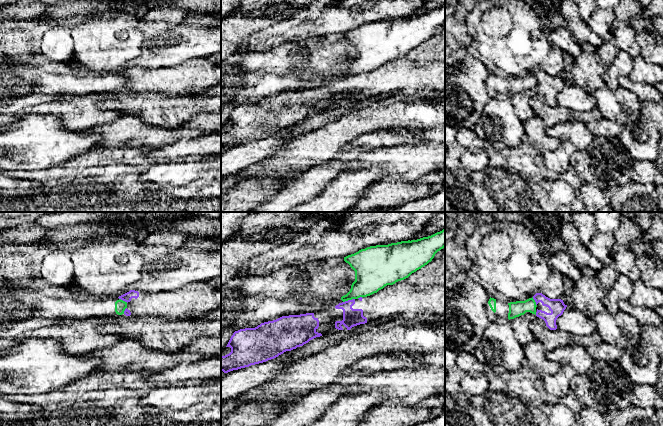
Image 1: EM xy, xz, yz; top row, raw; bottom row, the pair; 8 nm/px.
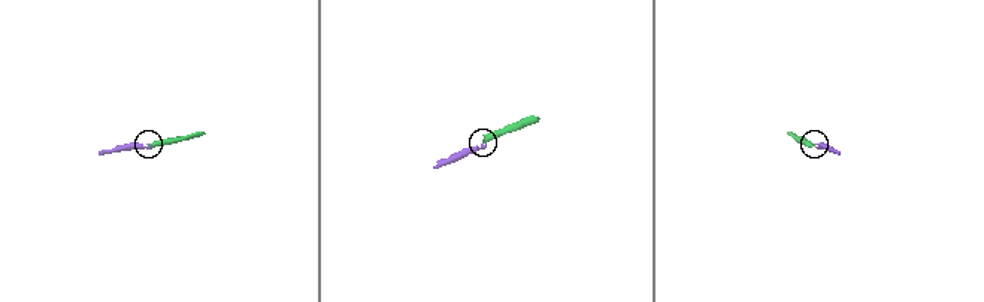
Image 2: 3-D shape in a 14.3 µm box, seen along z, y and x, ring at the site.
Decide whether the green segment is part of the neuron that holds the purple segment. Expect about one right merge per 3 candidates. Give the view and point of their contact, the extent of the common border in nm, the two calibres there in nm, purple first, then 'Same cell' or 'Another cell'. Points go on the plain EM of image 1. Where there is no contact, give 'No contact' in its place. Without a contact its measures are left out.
Touches purple at xz (348, 76). Shared border 100 nm. Thickness 140 nm (purple) against 240 nm. Another cell

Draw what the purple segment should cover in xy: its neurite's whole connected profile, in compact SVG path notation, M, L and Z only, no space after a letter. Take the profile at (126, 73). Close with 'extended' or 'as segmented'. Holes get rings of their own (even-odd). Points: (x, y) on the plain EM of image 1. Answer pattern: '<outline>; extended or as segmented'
M206 56L191 59L173 67L147 69L130 66L118 74L127 79L124 87L126 92L154 92L166 96L176 96L199 93L221 83L221 64L216 62L215 56Z; extended

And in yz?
M536 69L533 75L537 81L536 92L543 95L550 106L556 106L556 96L563 90L567 81L561 75L550 75L542 69Z; extended

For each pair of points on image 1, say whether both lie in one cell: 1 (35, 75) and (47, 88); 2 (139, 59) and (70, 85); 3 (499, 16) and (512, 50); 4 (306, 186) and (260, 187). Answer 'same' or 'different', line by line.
1: same
2: different
3: same
4: different

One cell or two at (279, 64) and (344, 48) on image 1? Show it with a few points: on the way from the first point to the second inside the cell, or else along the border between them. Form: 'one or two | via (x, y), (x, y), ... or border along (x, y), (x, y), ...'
one | via (295, 57), (328, 55)

